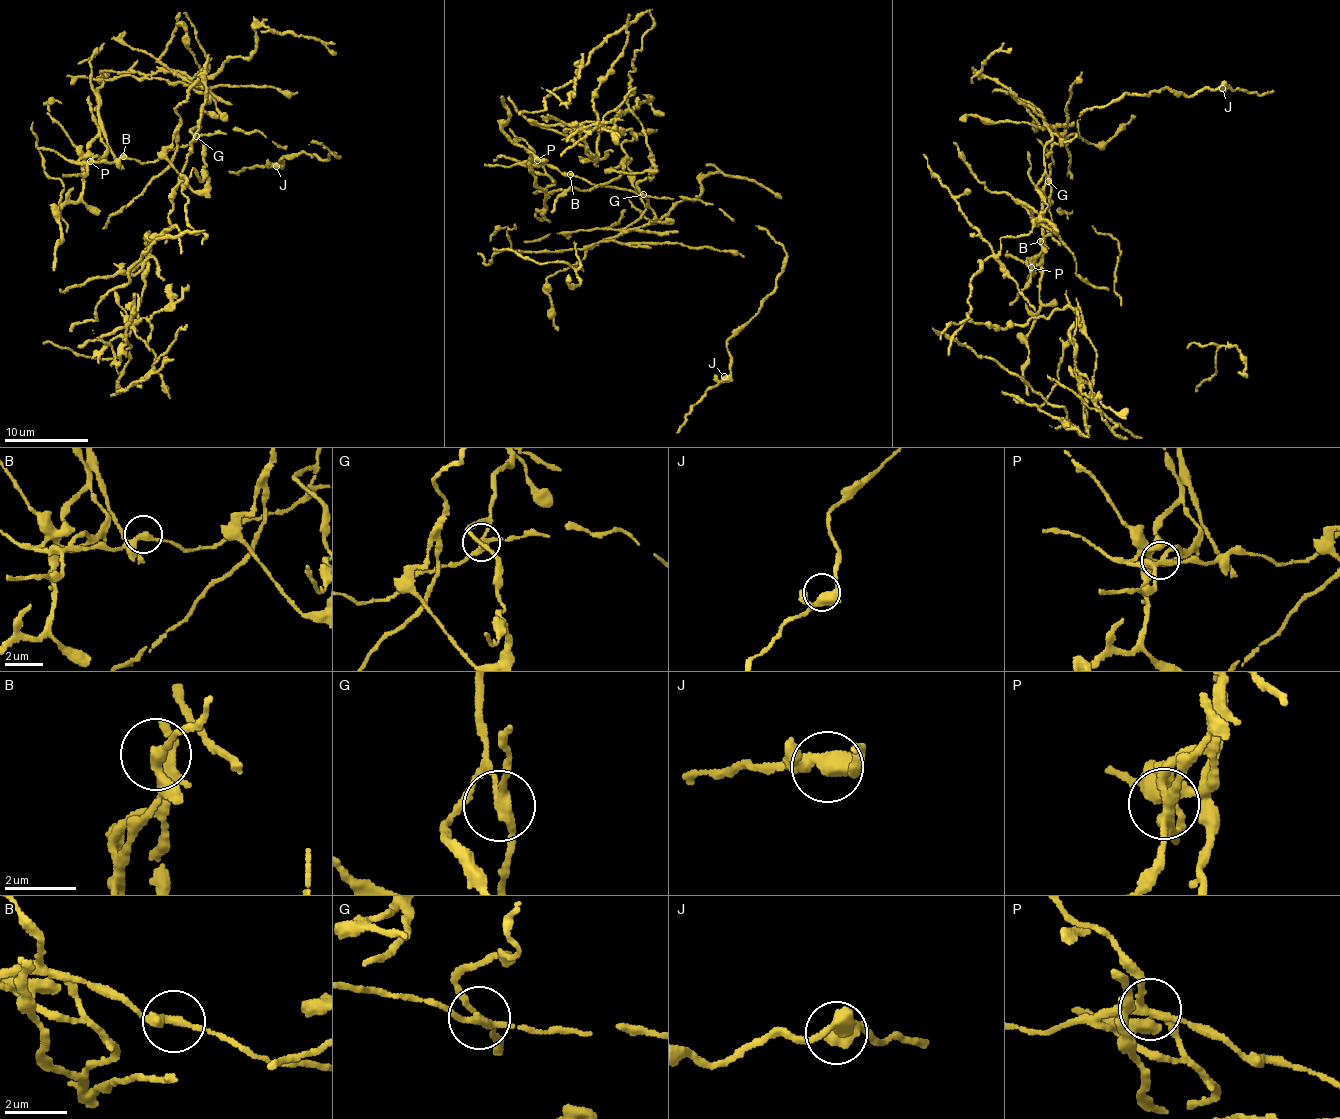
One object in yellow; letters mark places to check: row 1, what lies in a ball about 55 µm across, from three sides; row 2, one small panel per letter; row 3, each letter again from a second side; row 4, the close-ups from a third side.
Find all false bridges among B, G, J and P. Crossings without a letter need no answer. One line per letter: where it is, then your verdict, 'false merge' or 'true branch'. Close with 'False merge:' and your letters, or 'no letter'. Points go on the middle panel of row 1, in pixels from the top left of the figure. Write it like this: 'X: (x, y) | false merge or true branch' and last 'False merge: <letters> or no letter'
B: (570, 174) | true branch
G: (643, 194) | false merge
J: (724, 376) | true branch
P: (537, 160) | false merge
False merge: G, P

